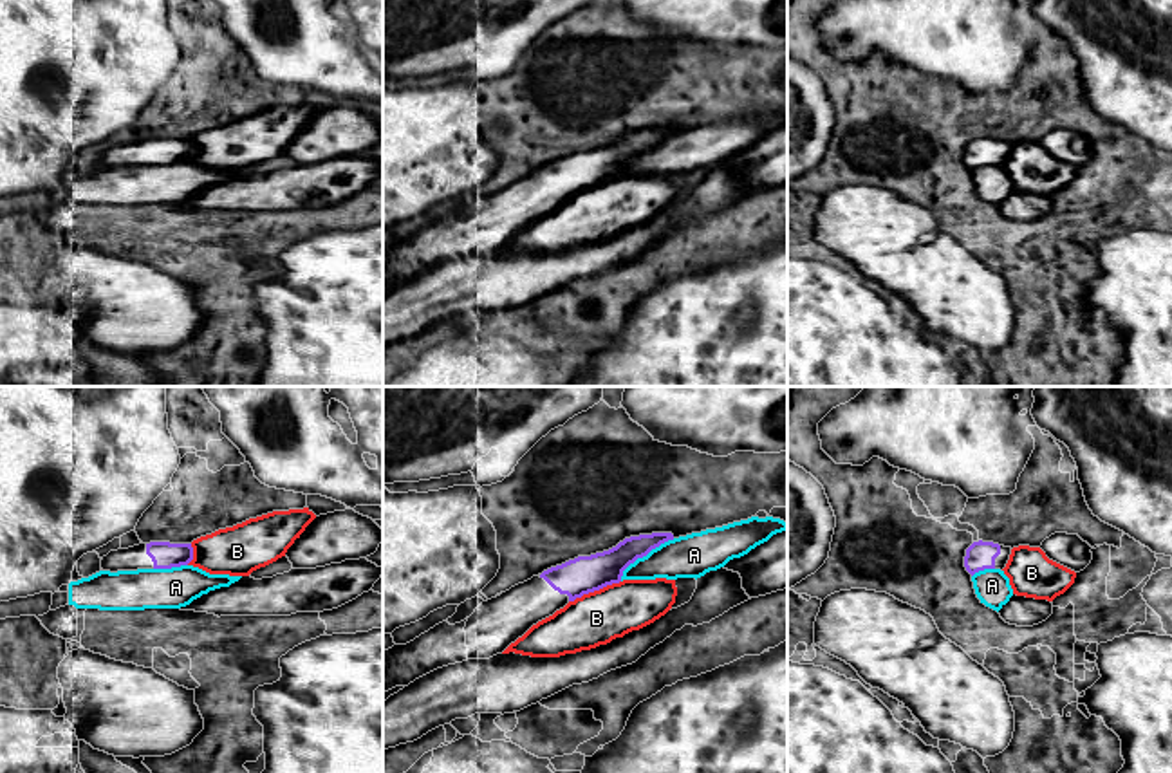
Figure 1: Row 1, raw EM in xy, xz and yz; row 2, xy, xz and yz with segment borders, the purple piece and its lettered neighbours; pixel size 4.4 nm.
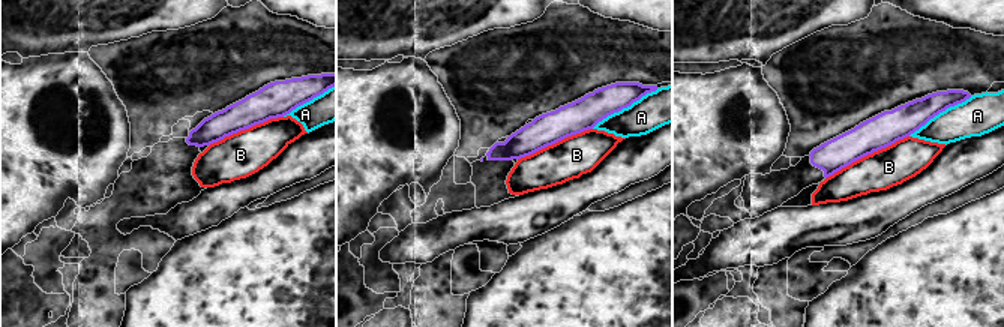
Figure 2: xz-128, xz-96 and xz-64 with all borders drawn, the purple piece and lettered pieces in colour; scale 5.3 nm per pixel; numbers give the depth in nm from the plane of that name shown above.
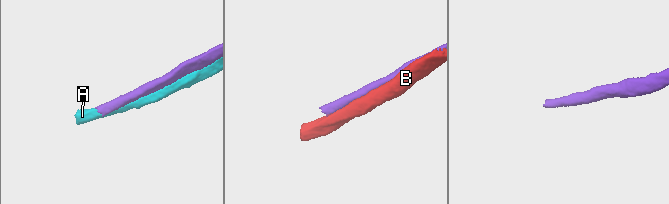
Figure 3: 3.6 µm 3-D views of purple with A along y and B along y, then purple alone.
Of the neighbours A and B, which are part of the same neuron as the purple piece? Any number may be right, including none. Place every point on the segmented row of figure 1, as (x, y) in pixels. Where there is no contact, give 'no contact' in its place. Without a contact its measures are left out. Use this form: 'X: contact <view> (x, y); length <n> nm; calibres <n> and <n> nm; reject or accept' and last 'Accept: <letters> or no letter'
A: contact xz (643, 555); length 320 nm; calibres 160 and 190 nm; reject
B: contact xz (595, 589); length 260 nm; calibres 170 and 240 nm; reject
Accept: no letter

